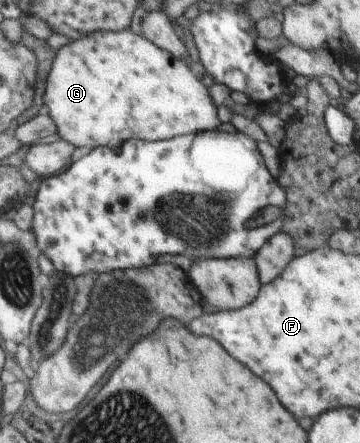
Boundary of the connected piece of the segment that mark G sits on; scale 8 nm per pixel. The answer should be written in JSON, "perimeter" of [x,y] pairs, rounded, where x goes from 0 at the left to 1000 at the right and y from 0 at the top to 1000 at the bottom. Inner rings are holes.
{"perimeter":[[[358,65],[322,72],[272,68],[164,108],[133,169],[122,237],[161,284],[158,309],[211,325],[217,334],[328,334],[350,312],[400,321],[472,316],[506,305],[594,296],[606,280],[594,235],[583,217],[567,212],[567,194],[550,176],[539,176],[506,138],[478,131],[467,115]]]}

